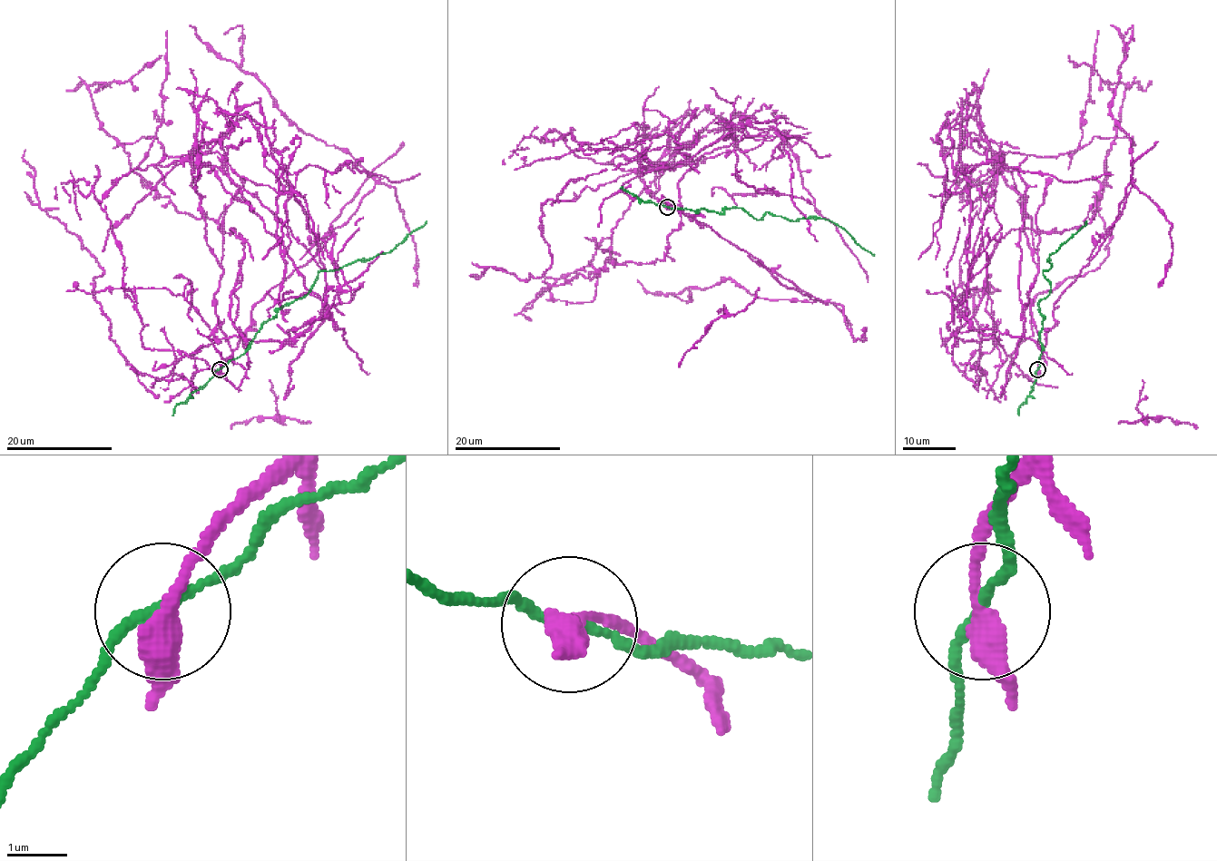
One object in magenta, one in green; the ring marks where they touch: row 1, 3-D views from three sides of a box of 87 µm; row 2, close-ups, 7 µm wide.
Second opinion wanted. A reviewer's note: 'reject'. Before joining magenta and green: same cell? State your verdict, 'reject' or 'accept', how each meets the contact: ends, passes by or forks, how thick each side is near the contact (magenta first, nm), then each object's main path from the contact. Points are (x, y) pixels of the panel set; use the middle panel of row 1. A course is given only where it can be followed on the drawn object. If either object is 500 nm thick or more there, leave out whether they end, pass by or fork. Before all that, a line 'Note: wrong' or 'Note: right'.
Note: right
reject; magenta passes by; green passes by; calibres 360 and 150 nm; course magenta (668, 207), (640, 170), (770, 127), (682, 153), (665, 257), (538, 297), (609, 237); course green (668, 207), (720, 213), (740, 208), (758, 220), (769, 211), (792, 221), (828, 220), (837, 224), (874, 256)

